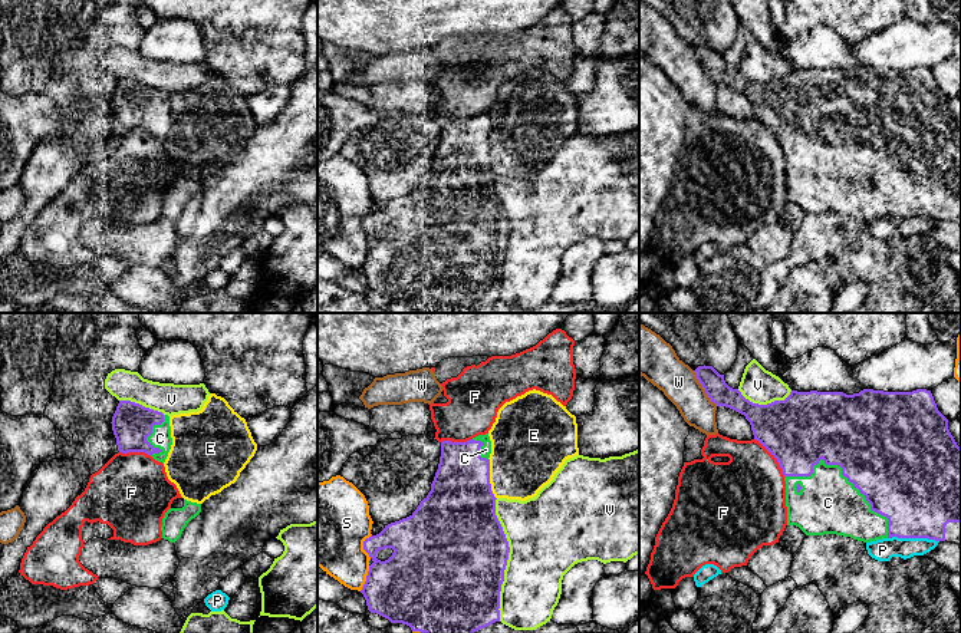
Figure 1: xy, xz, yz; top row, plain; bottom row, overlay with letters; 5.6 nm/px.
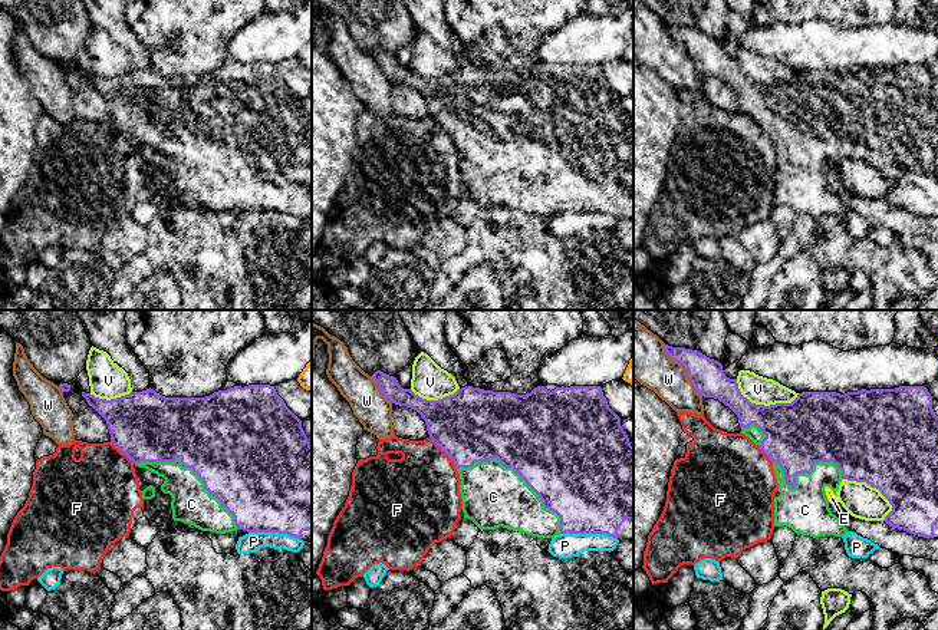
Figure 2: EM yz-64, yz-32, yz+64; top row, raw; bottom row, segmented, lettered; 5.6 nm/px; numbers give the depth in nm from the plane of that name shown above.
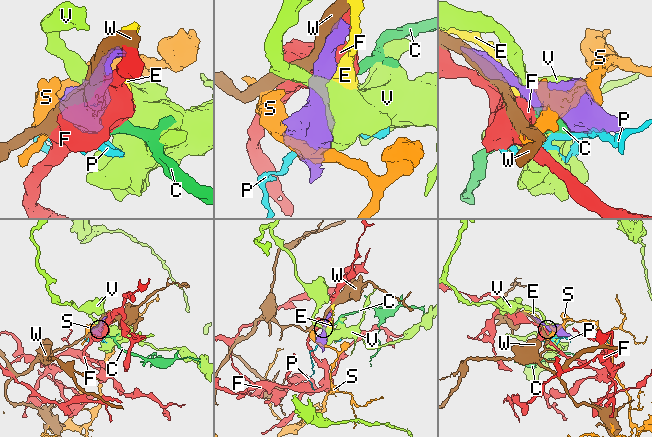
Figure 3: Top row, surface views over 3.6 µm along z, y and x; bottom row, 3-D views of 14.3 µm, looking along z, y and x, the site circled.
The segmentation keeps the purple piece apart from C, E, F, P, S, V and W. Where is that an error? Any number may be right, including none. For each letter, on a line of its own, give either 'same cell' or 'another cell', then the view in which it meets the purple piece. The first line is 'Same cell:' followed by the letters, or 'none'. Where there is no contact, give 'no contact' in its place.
Same cell: C
C: same cell; contact in yz
E: another cell; contact in xz
F: another cell; contact in yz
P: another cell; contact in yz
S: another cell; contact in xz
V: another cell; contact in xz
W: another cell; contact in yz

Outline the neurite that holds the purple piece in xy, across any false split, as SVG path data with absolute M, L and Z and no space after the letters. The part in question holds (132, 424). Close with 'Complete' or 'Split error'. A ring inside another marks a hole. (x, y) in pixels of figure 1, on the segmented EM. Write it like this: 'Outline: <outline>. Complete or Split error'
Outline: M119 400L111 423L119 452L145 452L165 462L172 445L168 415L131 400Z. Split error

